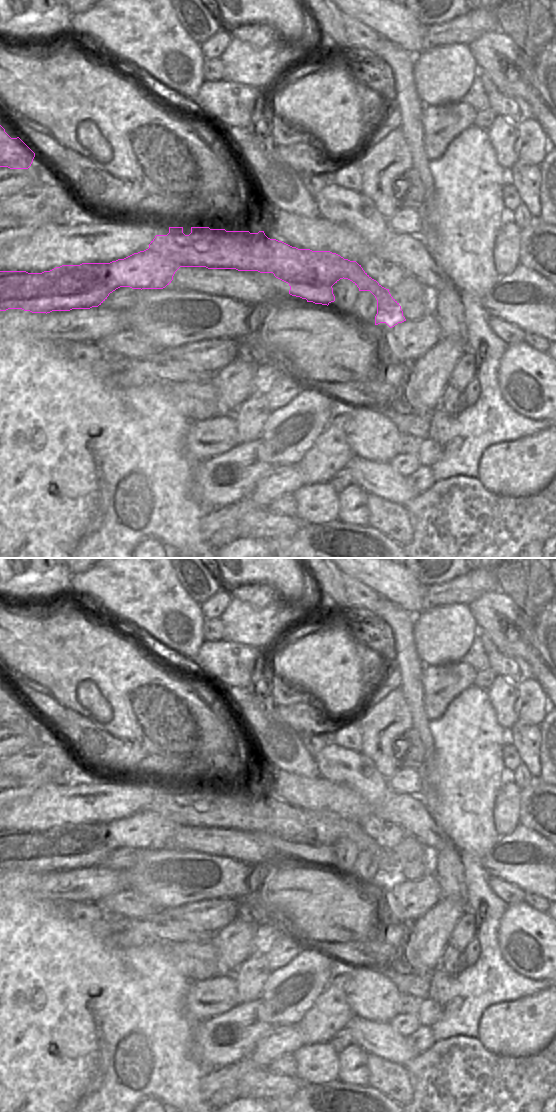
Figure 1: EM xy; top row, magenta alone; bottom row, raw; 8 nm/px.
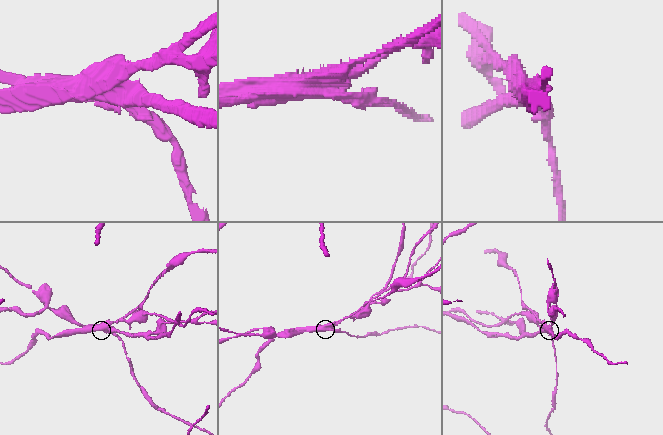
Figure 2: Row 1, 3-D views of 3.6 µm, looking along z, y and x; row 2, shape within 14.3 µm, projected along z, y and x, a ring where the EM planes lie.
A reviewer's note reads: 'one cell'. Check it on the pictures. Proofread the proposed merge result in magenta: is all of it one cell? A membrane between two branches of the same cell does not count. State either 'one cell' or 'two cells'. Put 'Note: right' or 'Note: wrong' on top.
Note: wrong
two cells

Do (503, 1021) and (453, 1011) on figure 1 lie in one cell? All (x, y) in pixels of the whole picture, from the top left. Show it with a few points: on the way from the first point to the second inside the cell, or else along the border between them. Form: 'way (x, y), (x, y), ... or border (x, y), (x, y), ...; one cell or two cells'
border (499, 1002), (490, 1005), (483, 1012), (476, 1037); two cells

